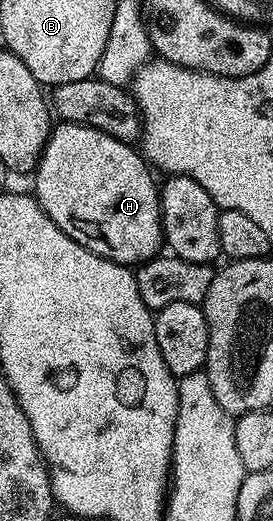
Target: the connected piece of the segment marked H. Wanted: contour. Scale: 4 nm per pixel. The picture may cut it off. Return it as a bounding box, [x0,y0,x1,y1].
[32,122,164,266]

